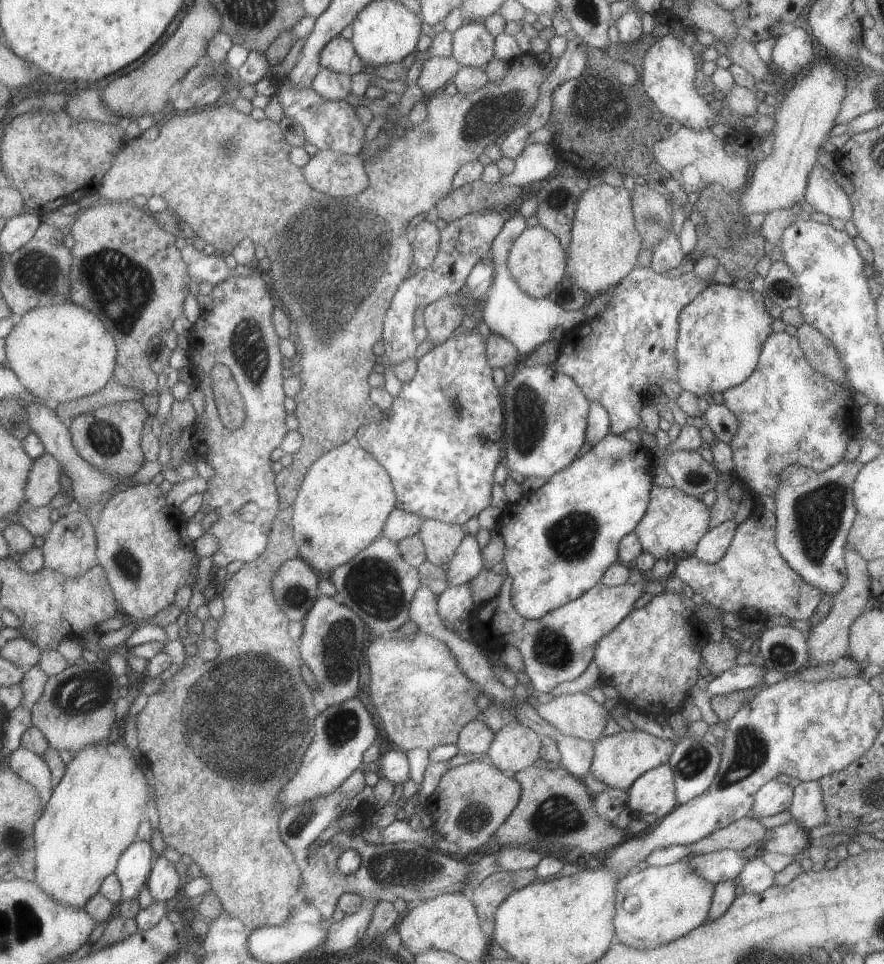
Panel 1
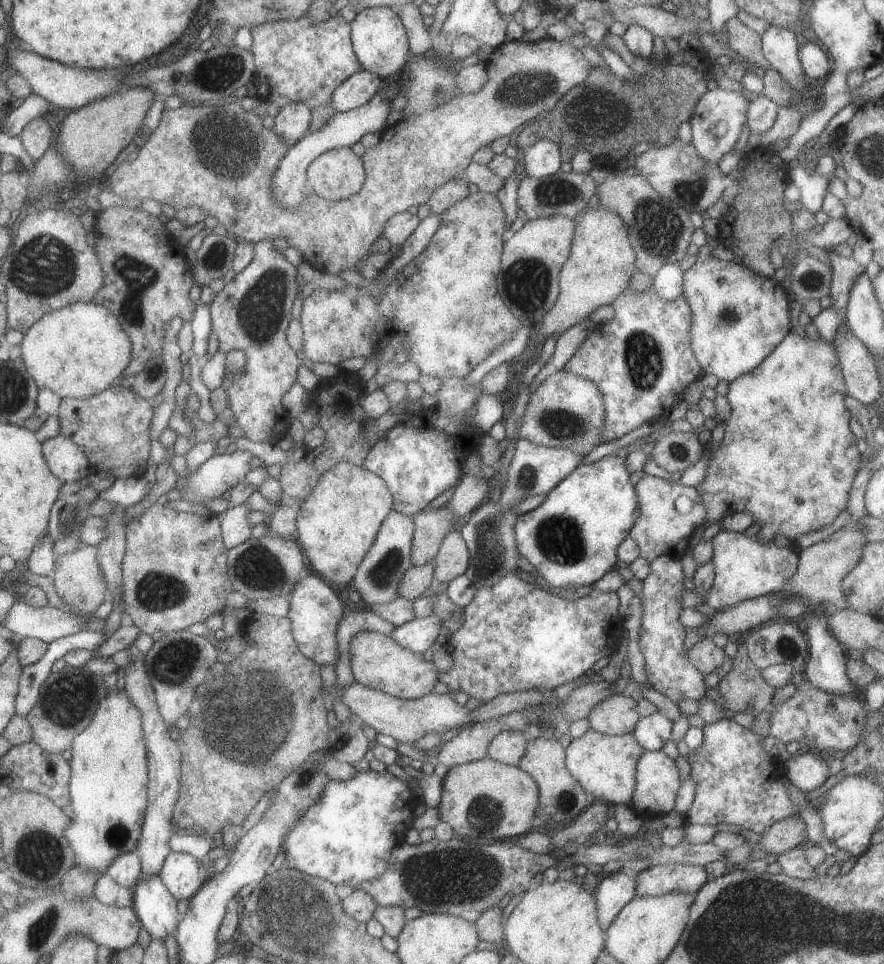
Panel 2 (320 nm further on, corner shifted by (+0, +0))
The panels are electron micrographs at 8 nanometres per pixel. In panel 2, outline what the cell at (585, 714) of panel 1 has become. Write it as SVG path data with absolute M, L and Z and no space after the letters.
M623 694L597 702L587 714L589 729L605 735L630 734L639 718L635 700Z

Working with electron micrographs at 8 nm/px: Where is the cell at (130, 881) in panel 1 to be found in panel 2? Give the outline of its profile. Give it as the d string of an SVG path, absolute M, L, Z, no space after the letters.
M153 872L140 877L141 880L137 880L130 890L130 906L150 938L163 940L165 936L173 934L178 924L180 914L177 912L177 901L170 896L159 874Z

